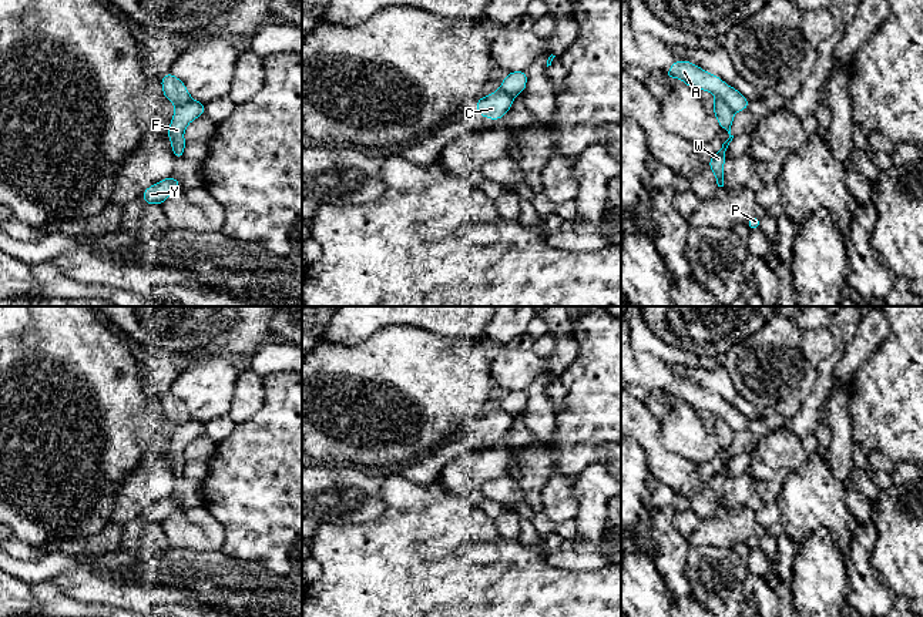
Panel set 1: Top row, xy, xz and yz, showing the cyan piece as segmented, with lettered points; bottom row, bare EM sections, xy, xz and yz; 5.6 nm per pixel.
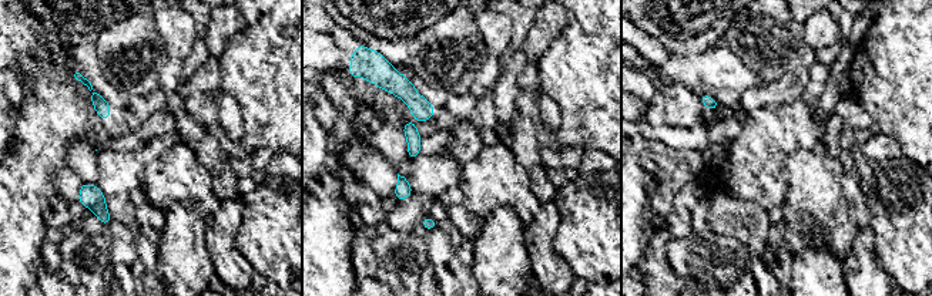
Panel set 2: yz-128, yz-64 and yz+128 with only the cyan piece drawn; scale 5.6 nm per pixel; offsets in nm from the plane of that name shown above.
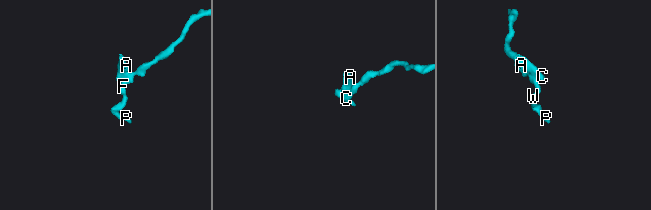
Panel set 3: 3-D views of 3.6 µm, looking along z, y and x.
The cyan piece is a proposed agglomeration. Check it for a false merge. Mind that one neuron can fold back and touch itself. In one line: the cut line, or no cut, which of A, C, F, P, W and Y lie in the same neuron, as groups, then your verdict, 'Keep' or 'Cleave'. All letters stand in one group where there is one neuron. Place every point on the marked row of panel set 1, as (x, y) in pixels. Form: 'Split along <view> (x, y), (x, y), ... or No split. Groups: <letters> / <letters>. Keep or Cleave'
Split along yz (717, 96), (734, 111). Groups: A C / F P W Y. Cleave

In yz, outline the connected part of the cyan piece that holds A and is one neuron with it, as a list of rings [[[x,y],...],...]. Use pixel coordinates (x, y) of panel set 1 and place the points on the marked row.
[[[674,61],[665,78],[671,80],[672,77],[678,77],[695,91],[706,90],[721,97],[734,113],[742,111],[751,104],[736,88],[732,88],[715,74],[704,71],[691,61]]]

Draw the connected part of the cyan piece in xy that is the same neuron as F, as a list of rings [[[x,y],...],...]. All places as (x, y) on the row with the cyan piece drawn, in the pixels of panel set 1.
[[[189,98],[185,104],[178,105],[174,111],[171,125],[167,131],[167,135],[171,140],[171,148],[175,158],[184,158],[184,131],[185,127],[194,121],[197,117],[205,113],[205,104]]]

